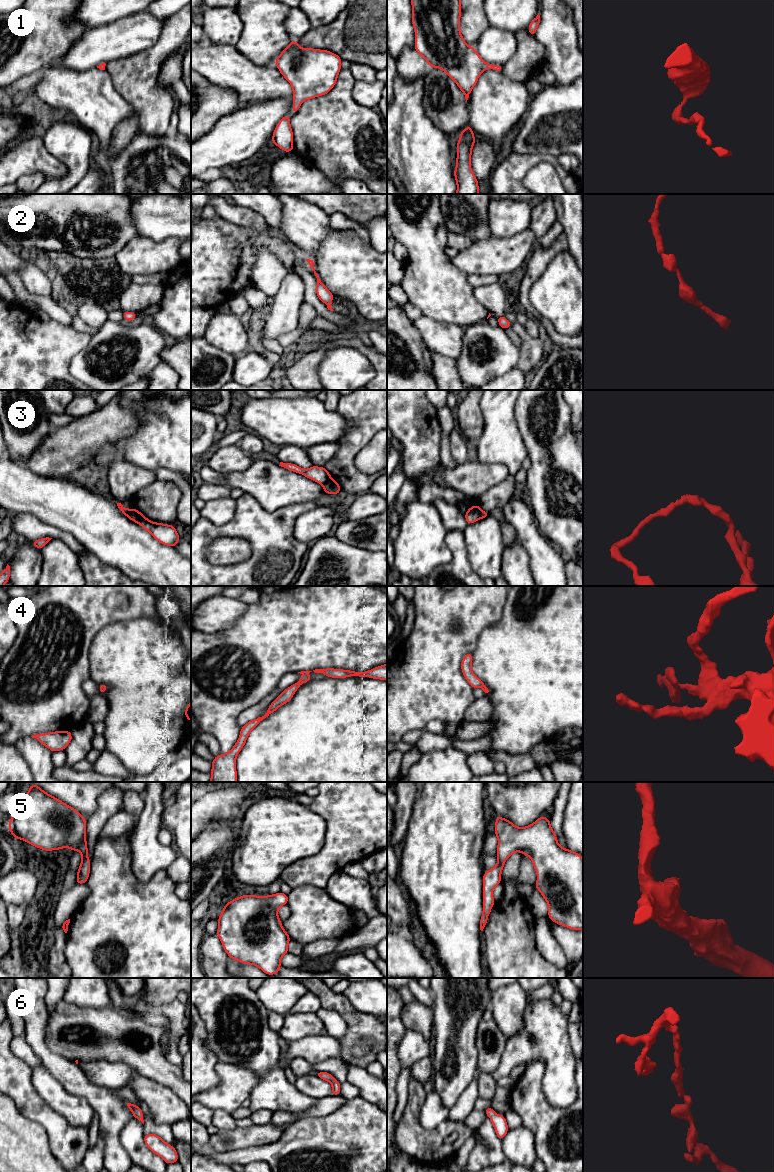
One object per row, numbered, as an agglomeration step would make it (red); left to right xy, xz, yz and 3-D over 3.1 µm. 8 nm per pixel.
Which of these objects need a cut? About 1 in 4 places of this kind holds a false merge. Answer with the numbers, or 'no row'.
3

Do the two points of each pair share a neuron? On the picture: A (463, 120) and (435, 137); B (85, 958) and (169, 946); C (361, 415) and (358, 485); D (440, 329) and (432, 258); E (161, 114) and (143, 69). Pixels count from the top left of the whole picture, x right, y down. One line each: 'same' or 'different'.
A: different
B: same
C: same
D: different
E: same

